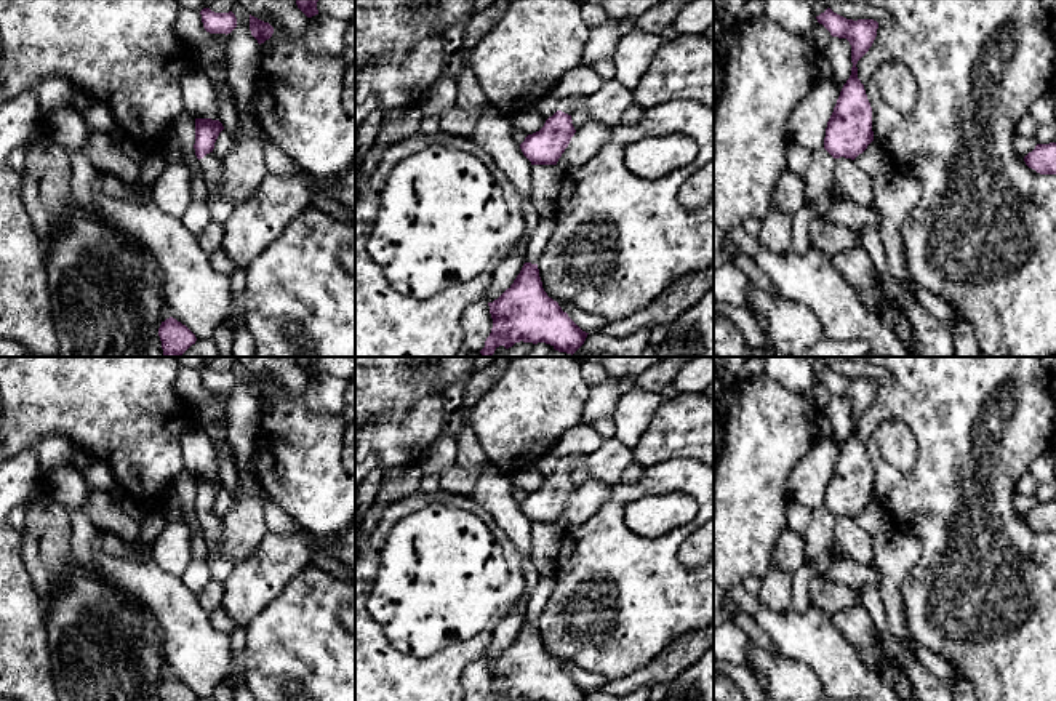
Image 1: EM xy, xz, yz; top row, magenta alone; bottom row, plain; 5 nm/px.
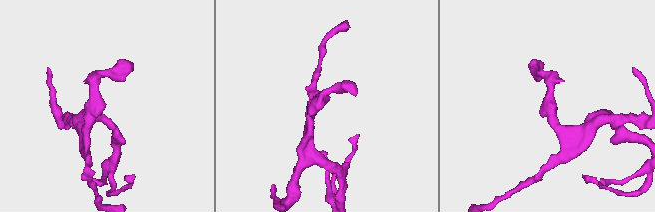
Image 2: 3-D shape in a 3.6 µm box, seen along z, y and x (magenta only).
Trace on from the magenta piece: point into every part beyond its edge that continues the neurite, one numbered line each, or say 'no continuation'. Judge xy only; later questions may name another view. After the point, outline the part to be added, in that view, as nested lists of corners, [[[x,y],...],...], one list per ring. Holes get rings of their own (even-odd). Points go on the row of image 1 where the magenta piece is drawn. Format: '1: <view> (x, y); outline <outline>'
1: xy (220, 207); outline [[[210,152],[198,160],[198,165],[208,187],[206,203],[211,221],[224,224],[235,210],[235,205],[216,190],[216,184],[222,176],[222,160],[216,157],[214,152]]]

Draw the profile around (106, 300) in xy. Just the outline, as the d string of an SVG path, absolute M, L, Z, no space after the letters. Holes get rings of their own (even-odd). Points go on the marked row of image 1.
M77 202L66 210L67 221L59 226L45 250L48 290L59 352L56 357L165 357L158 328L162 325L162 282L157 278L158 262L150 251L138 253L123 243L134 238L114 229L101 208L86 210Z

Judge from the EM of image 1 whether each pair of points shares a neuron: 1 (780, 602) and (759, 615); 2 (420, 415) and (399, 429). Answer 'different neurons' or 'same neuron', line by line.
1: different neurons
2: same neuron

